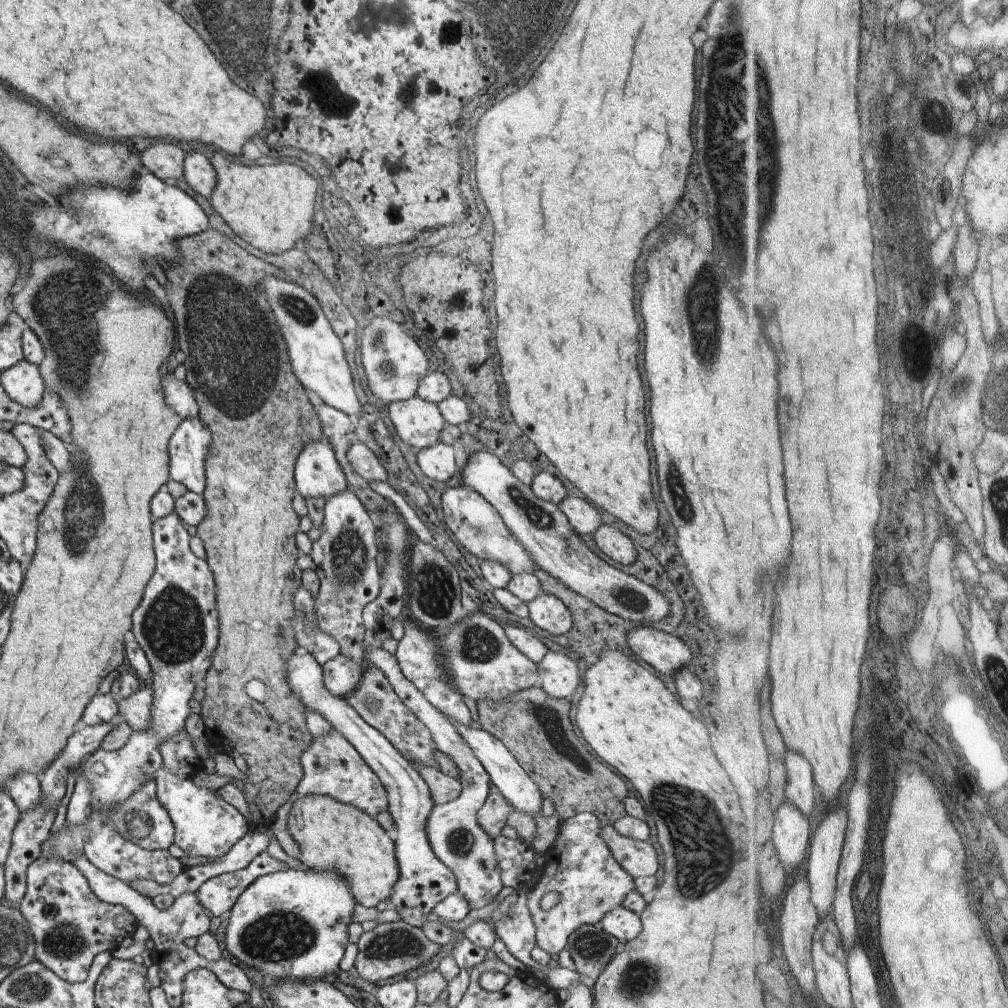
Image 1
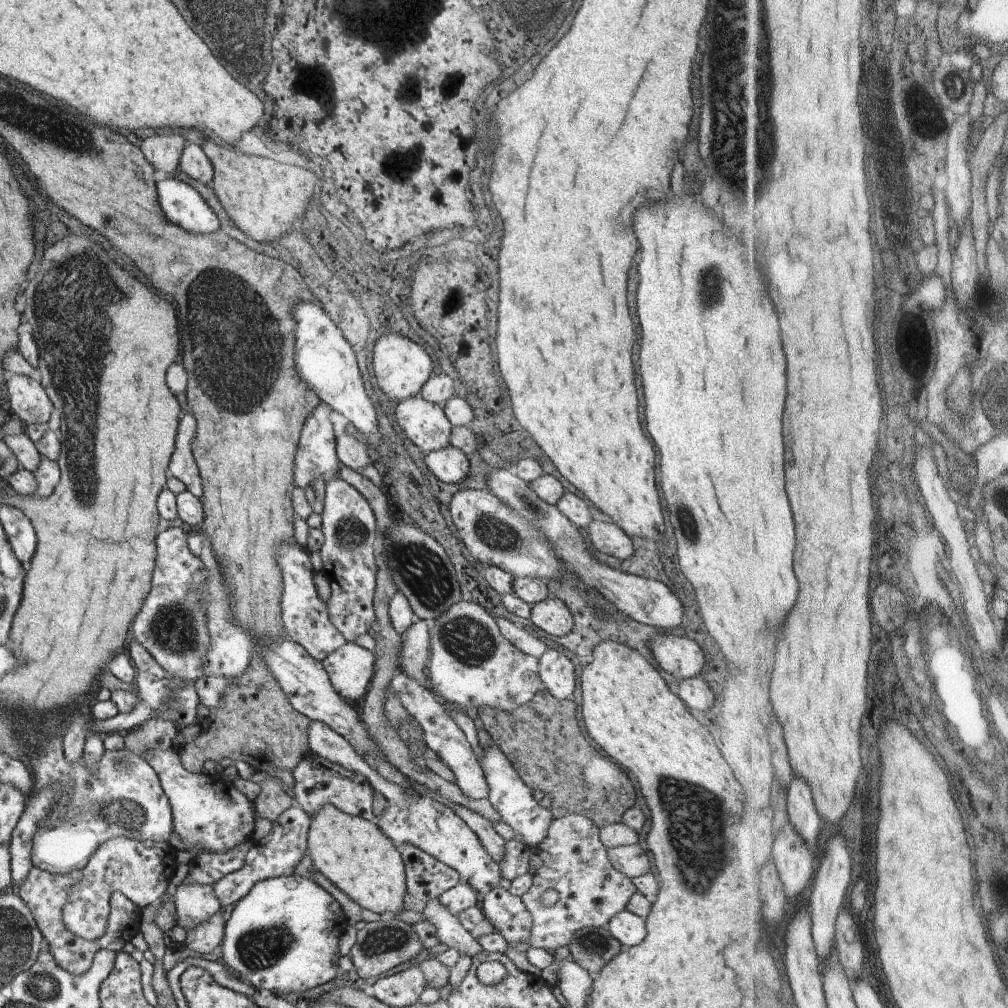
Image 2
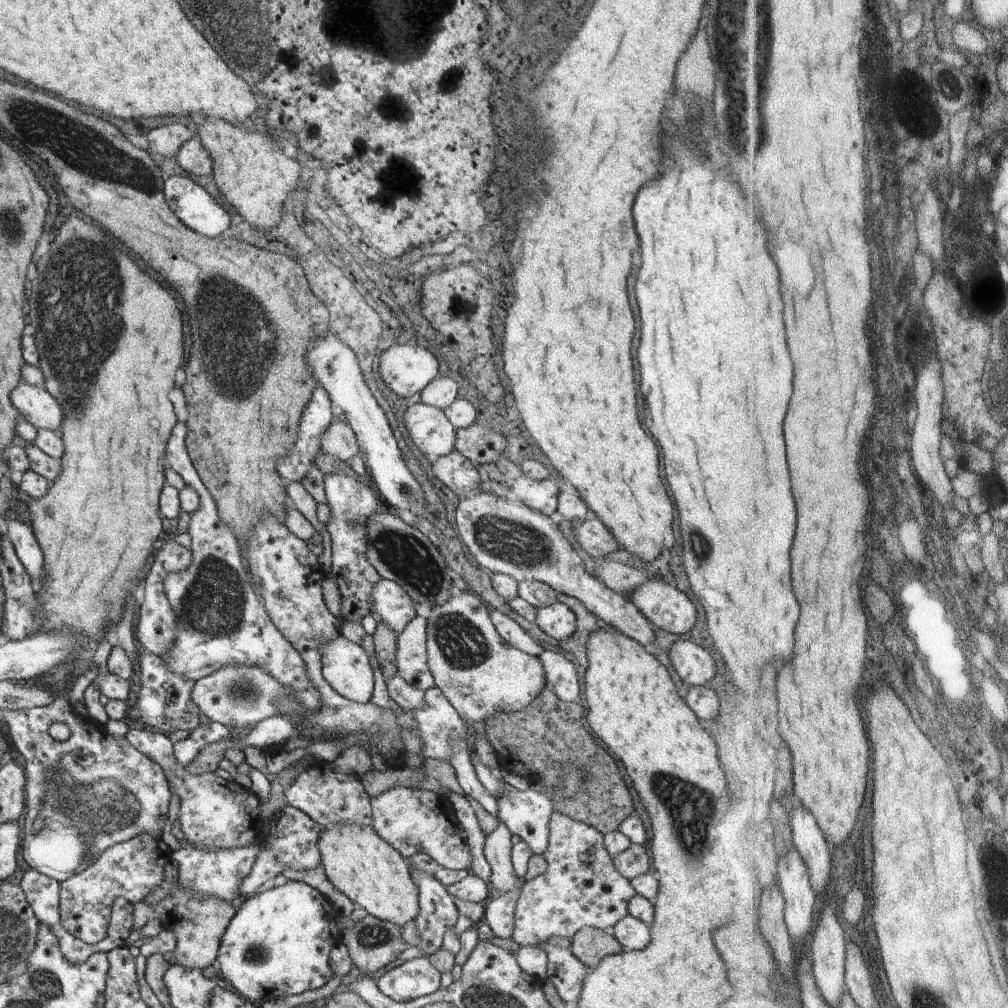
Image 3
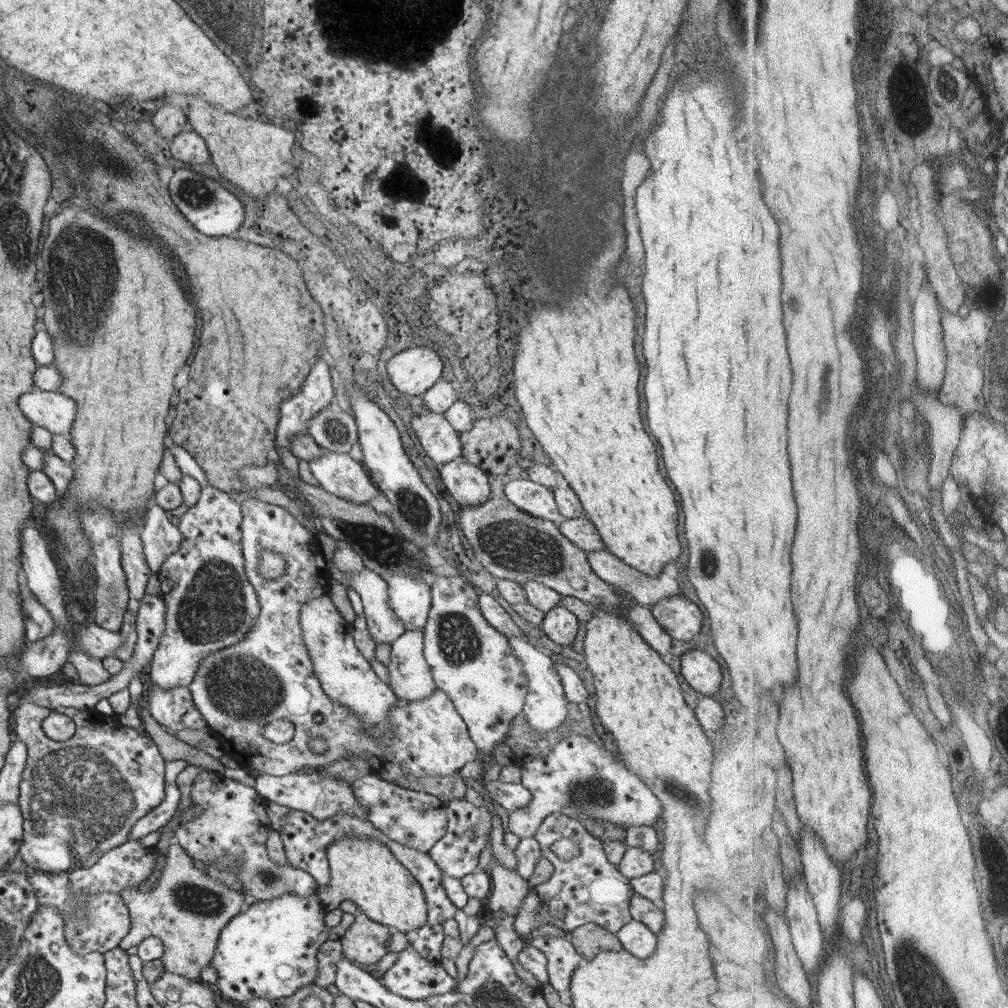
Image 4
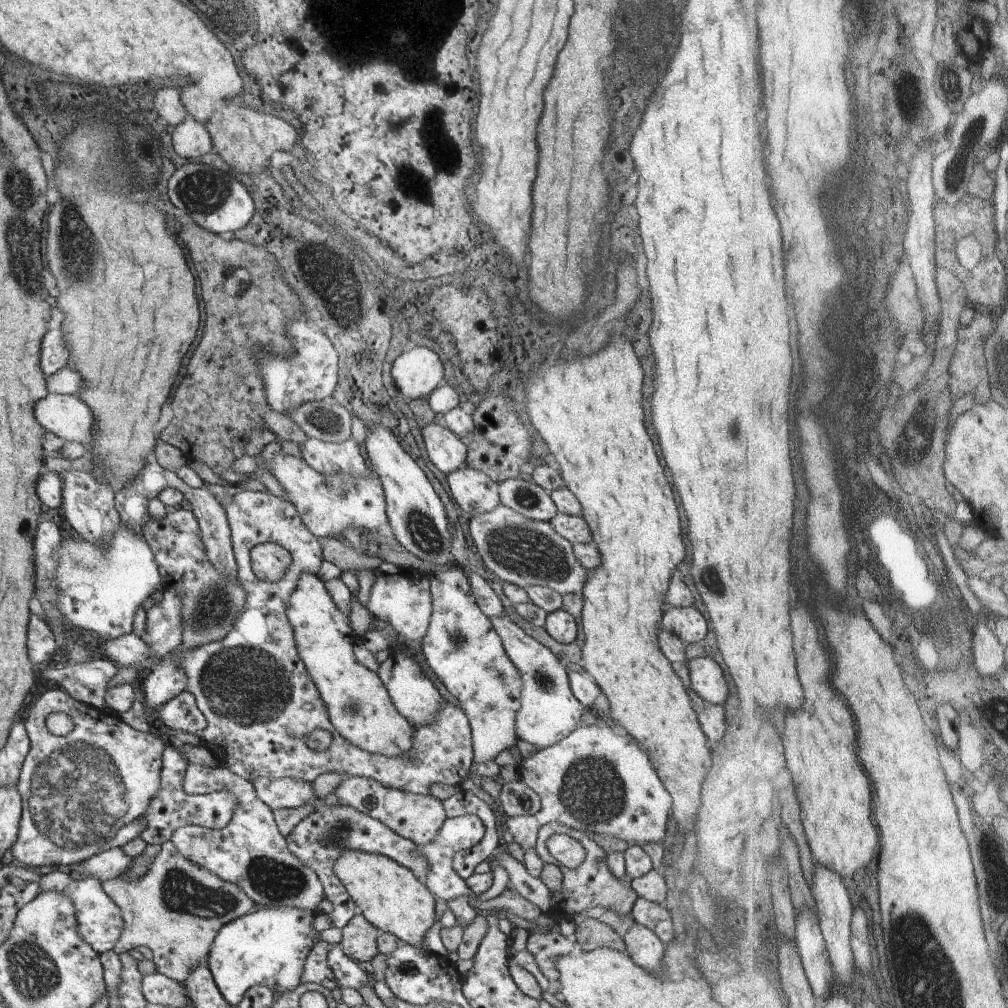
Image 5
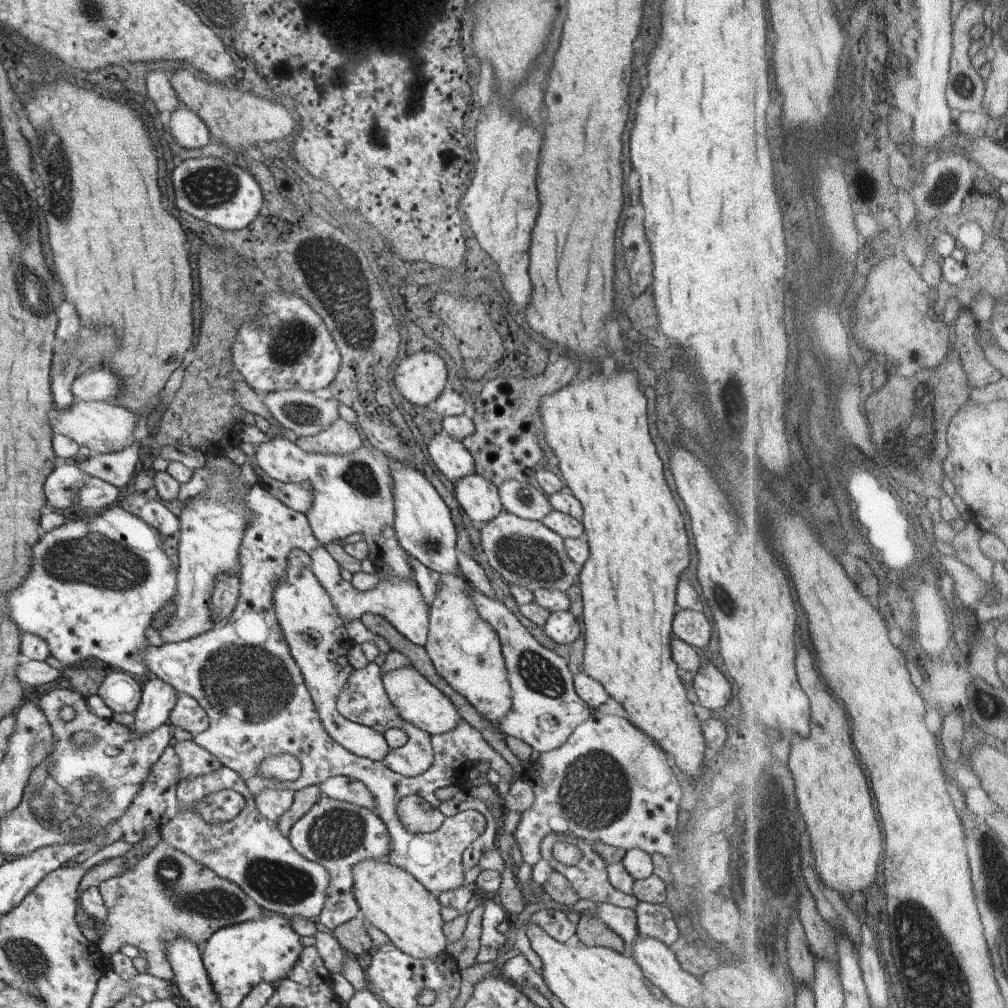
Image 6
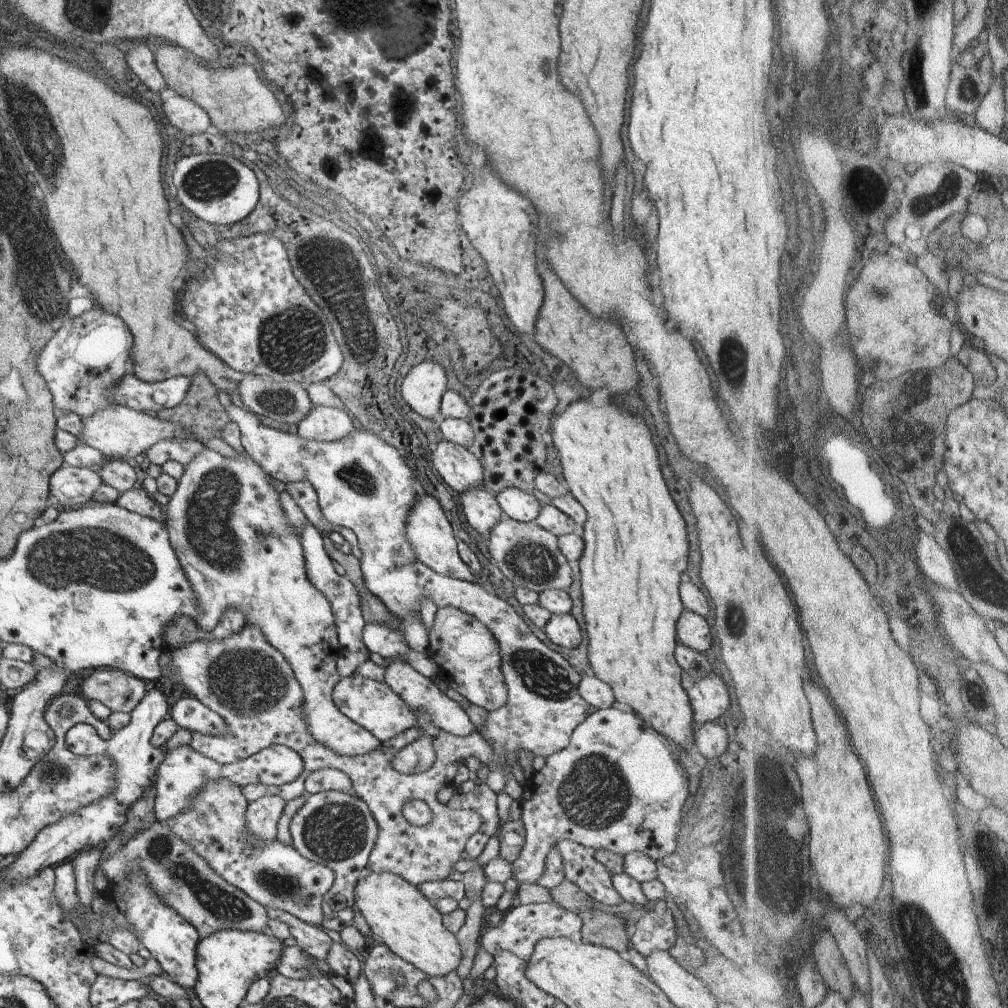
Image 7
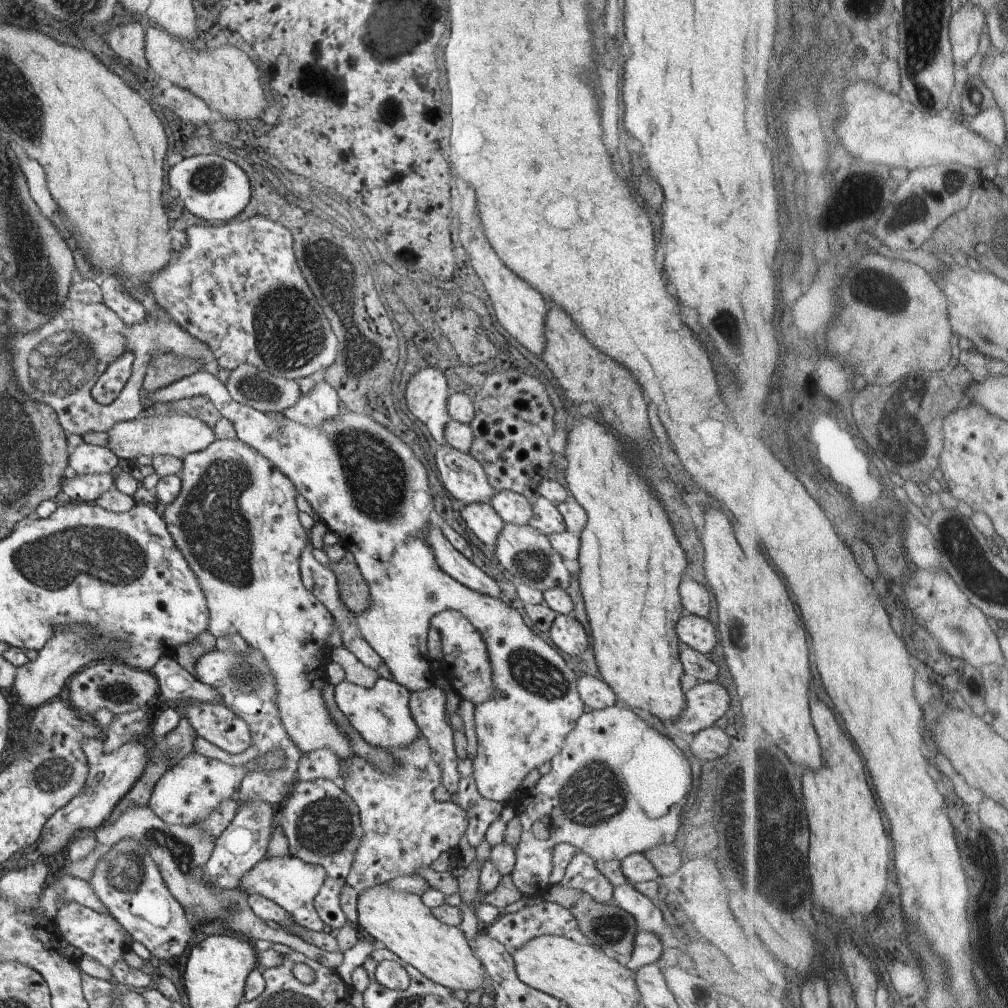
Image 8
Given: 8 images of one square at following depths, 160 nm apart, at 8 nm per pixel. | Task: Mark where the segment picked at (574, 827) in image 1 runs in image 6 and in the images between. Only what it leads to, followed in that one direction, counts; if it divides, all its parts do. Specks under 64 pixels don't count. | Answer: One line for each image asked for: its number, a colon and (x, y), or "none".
2: (575, 862)
3: (581, 888)
4: (588, 888)
5: (591, 885)
6: (589, 878)

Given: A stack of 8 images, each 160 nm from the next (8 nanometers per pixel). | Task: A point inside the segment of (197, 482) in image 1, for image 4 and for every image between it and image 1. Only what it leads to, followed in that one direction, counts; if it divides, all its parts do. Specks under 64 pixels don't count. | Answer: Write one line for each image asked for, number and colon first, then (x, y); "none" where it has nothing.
2: (183, 466)
3: (220, 619)
4: (211, 605)

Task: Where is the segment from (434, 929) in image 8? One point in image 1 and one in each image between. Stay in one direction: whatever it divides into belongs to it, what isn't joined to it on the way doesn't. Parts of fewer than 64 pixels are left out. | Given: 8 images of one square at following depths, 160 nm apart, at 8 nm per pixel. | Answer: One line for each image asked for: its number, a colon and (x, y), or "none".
1: (330, 834)
2: (353, 853)
3: (359, 864)
4: (363, 871)
5: (389, 895)
6: (390, 898)
7: (399, 916)

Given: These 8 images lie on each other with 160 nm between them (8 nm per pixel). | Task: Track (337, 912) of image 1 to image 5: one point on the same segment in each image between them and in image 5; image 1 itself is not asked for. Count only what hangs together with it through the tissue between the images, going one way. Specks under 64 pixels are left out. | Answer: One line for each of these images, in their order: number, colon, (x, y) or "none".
2: (283, 935)
3: (278, 944)
4: (269, 950)
5: (268, 947)

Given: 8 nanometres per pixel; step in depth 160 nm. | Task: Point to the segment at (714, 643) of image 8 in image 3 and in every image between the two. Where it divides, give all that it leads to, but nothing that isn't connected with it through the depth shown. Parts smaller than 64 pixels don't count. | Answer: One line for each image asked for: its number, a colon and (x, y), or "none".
3: (666, 607)
4: (681, 618)
5: (688, 623)
6: (691, 626)
7: (696, 632)

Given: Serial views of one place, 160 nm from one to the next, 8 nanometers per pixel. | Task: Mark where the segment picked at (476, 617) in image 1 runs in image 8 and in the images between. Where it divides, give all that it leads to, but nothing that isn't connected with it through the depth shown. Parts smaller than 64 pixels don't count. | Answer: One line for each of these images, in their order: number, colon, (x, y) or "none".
2: (472, 663)
3: (480, 674)
4: (471, 662)
5: (462, 648)
6: (465, 650)
7: (463, 648)
8: (467, 668)

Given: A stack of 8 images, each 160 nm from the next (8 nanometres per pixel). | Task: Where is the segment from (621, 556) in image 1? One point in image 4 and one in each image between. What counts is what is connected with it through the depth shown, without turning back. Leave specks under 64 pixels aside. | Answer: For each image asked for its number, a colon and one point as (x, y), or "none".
2: (608, 537)
3: (593, 536)
4: (581, 531)

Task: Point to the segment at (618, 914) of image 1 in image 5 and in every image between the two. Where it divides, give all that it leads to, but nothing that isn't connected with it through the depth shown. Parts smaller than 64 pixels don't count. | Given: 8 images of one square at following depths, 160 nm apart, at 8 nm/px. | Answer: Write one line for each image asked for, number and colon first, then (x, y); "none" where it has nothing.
2: (628, 928)
3: (633, 934)
4: (635, 937)
5: (644, 947)

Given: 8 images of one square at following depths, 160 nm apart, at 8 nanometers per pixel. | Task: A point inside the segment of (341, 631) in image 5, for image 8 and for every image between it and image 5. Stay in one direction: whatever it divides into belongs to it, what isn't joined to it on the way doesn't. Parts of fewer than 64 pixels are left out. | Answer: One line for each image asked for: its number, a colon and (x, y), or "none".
6: (318, 639)
7: (226, 526)
8: (235, 520)

